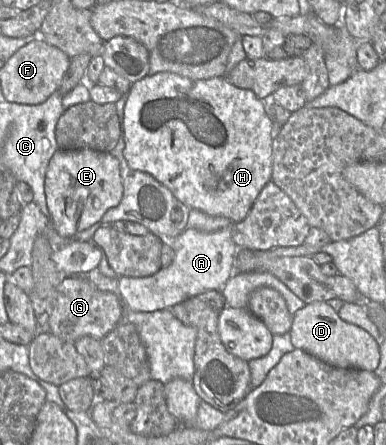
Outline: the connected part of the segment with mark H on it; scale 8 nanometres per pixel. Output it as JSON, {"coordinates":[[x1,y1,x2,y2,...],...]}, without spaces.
{"coordinates":[[158,72,153,75,147,75,133,83,127,95,123,122,125,140,123,155,129,167,153,176,157,181,166,186,179,201,191,209,201,210,211,216,226,217,233,223,243,221,262,189,272,178,274,123,265,111,265,102,260,100,251,90,234,86,225,76,207,80,192,80,172,72]]}

